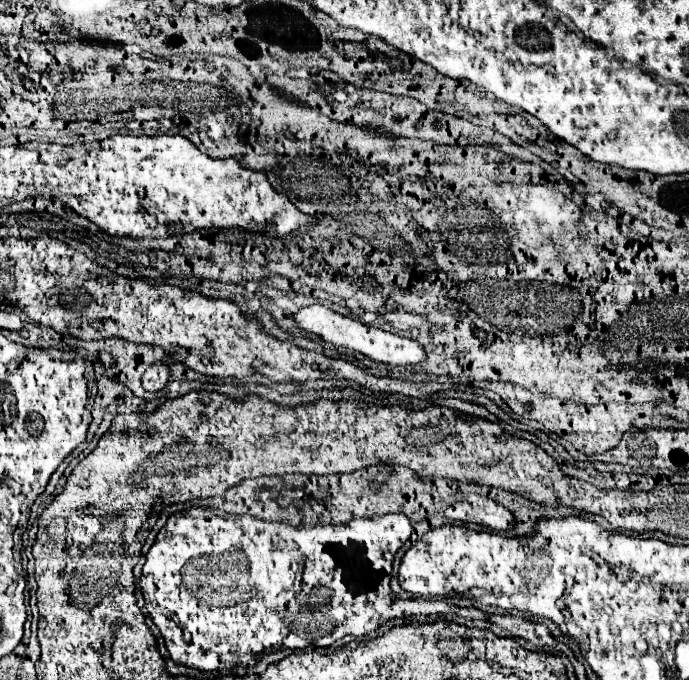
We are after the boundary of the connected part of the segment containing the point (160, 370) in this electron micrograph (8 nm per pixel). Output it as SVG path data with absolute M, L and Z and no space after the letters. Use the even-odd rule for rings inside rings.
M152 364L142 376L142 387L148 392L160 392L170 380L170 364Z

